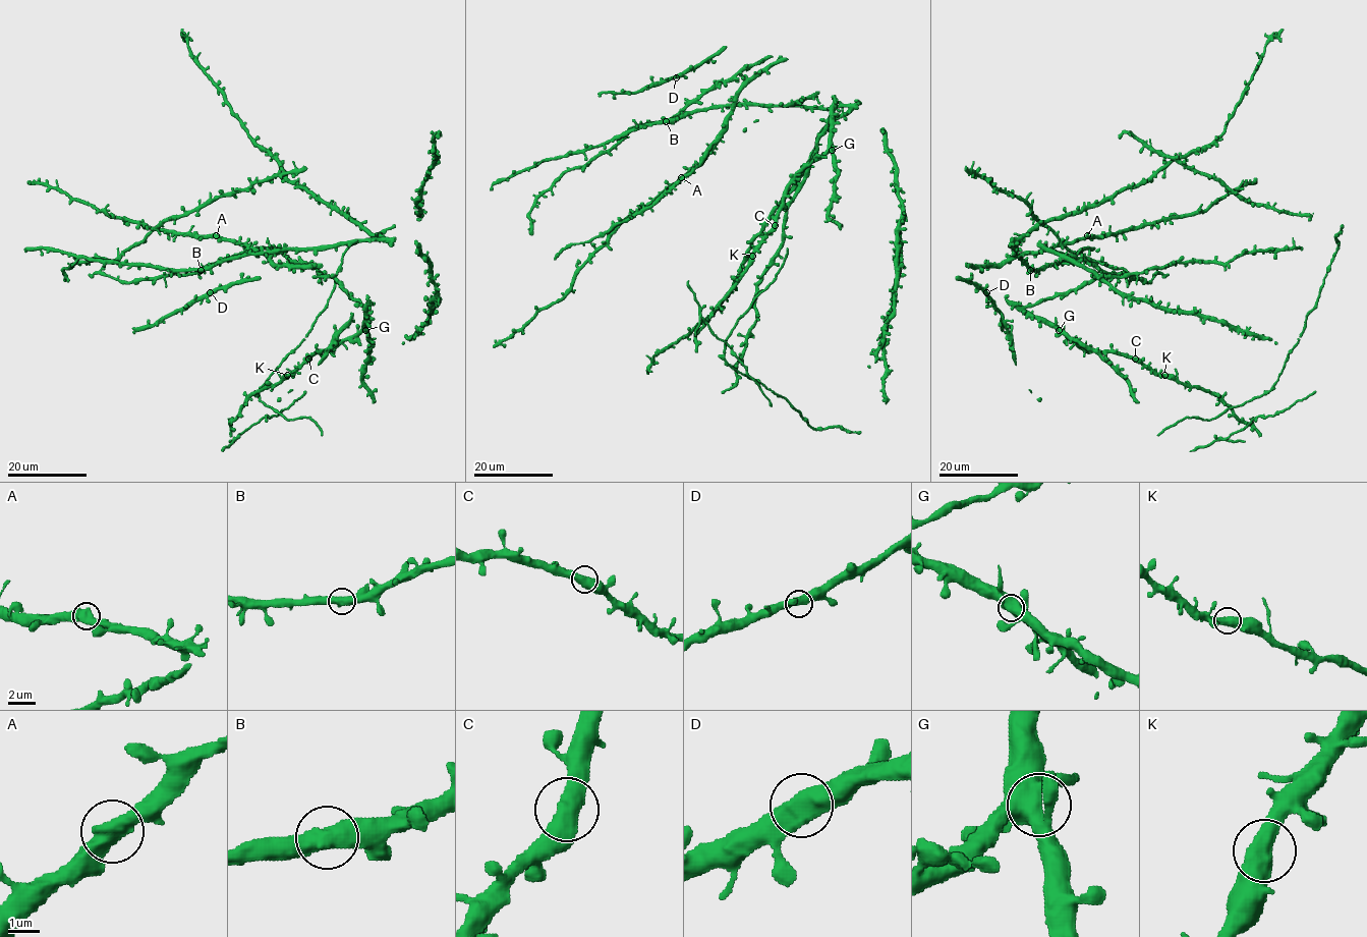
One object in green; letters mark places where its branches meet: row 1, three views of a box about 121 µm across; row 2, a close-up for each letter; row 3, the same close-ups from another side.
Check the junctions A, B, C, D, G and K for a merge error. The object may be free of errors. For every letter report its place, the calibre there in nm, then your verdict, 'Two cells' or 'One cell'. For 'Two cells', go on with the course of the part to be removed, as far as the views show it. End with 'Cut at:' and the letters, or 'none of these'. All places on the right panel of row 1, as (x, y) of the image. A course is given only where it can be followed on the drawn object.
A: Place: (1087, 235). Thickness 600 nm. One cell
B: Place: (1030, 270). Thickness 550 nm. One cell
C: Place: (1135, 359). Thickness 550 nm. One cell
D: Place: (986, 292). Thickness 550 nm. One cell
G: Place: (1059, 330). Thickness 600 nm. One cell
K: Place: (1164, 375). Thickness 550 nm. One cell
Cut at: none of these

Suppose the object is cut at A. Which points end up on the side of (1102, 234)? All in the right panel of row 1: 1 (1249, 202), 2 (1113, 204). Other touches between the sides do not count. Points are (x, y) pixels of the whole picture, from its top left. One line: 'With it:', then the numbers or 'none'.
With it: none

